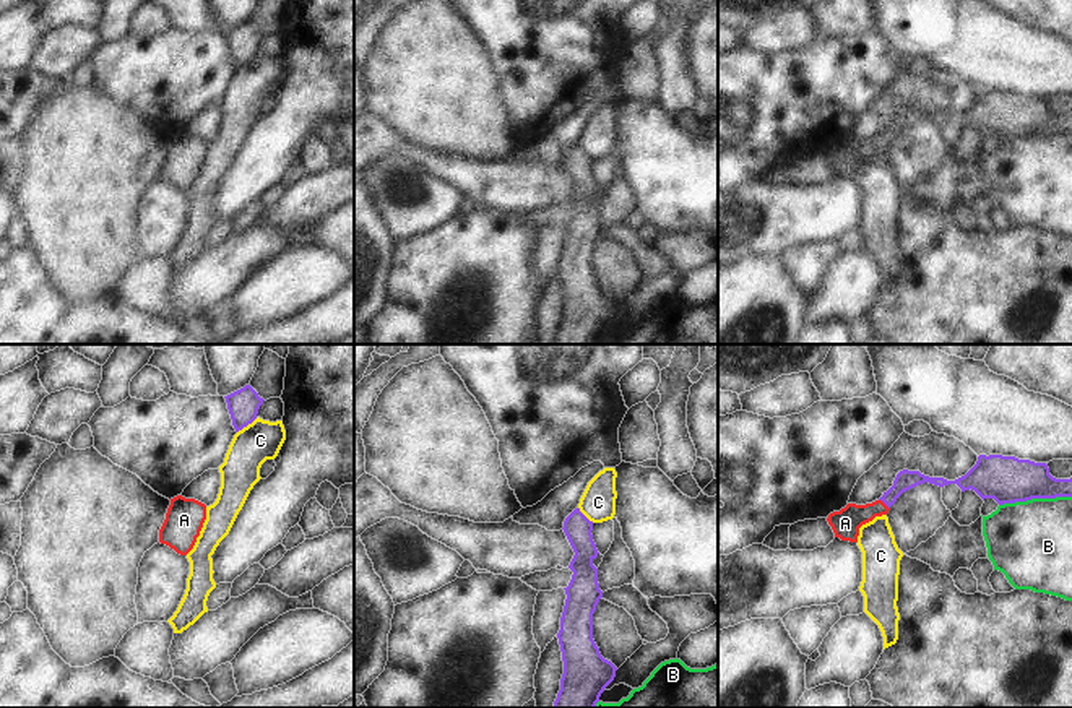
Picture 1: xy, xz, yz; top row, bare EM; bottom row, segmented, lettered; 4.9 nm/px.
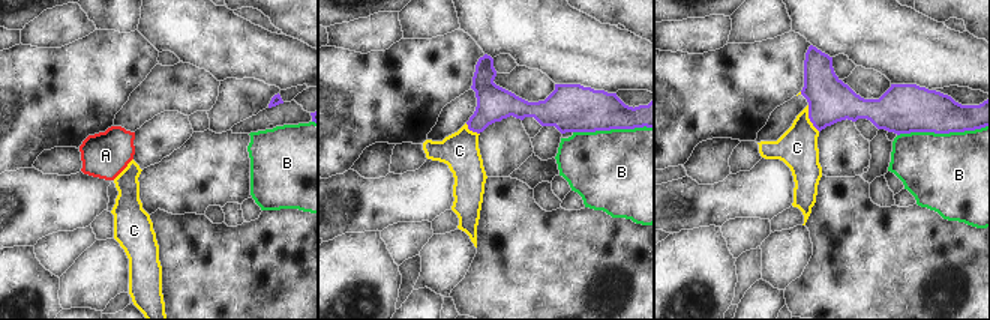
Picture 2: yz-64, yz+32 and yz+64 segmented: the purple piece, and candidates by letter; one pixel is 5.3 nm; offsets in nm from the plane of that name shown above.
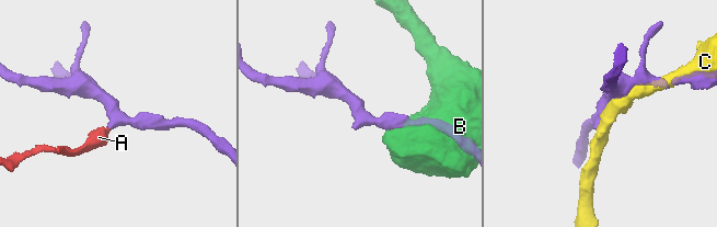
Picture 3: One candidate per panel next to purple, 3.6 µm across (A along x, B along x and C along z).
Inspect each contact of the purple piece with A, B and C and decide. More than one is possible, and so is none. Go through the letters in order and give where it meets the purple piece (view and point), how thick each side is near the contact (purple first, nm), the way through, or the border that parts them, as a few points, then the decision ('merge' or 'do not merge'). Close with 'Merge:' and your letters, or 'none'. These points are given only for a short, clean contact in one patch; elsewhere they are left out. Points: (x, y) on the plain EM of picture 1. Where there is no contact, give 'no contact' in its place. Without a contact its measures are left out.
A: meets purple in yz at (884, 138); 100 nm thick on the purple side, 140 nm on the other; runs through yz (905, 116), (884, 138), (845, 159); merge
B: meets purple in yz at (1035, 133); 240 nm thick on the purple side, 400 nm on the other; do not merge
C: meets purple in xy at (247, 60); 150 nm thick on the purple side, 200 nm on the other; do not merge
Merge: A

